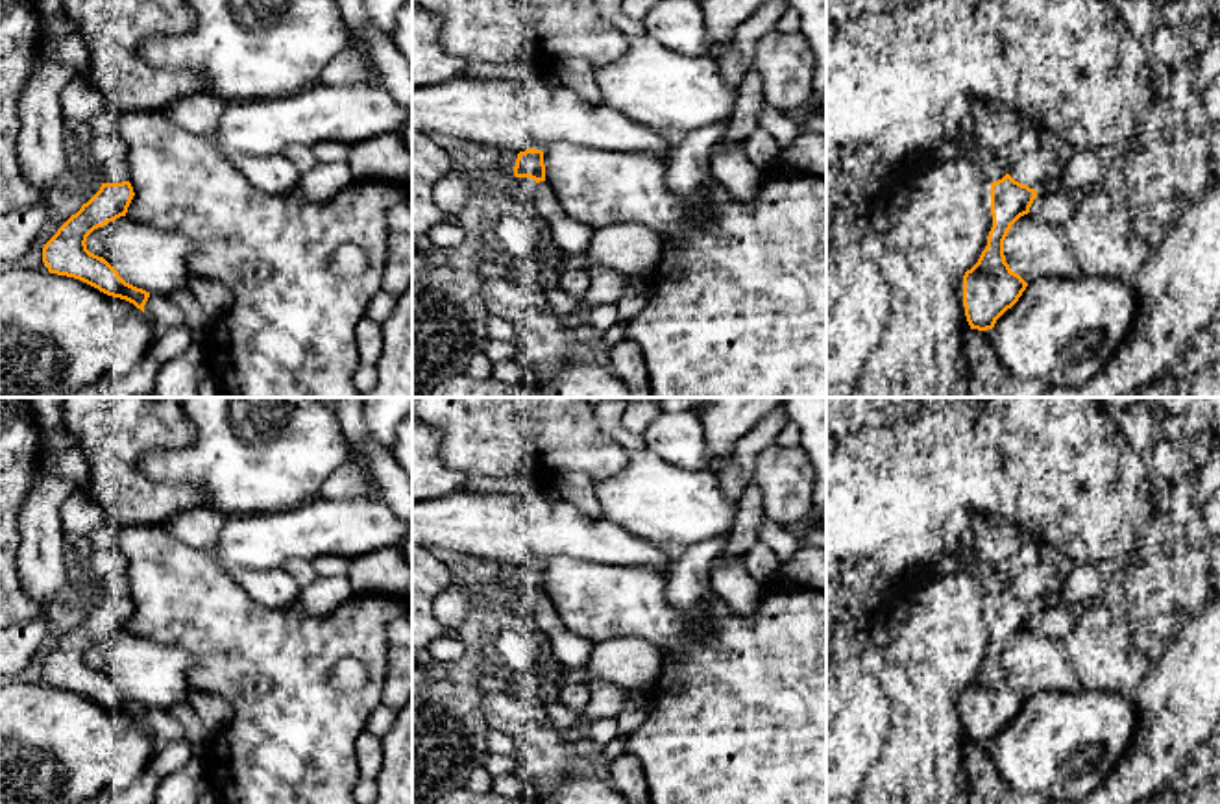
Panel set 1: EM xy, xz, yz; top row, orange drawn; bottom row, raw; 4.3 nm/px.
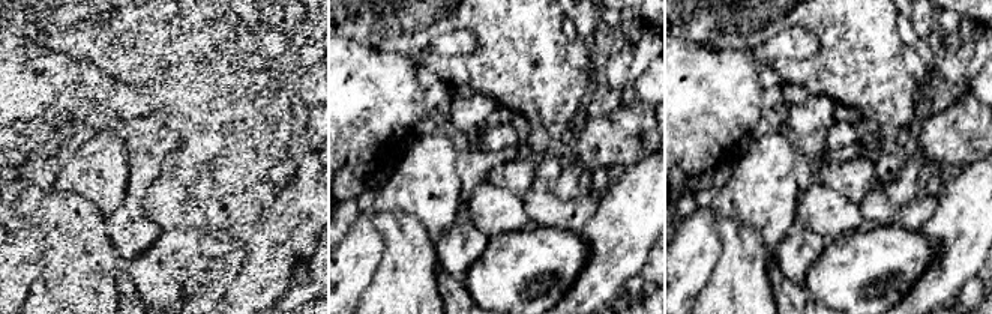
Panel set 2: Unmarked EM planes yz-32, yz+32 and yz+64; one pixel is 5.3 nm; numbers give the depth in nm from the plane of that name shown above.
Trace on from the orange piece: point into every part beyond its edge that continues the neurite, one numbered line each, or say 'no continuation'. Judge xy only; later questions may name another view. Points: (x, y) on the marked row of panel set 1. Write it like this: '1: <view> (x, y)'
1: xy (117, 170)

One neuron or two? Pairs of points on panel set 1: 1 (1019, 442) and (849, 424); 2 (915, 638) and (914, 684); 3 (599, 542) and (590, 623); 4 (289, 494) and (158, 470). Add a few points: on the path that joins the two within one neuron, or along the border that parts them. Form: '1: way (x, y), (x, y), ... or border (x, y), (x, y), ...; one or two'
1: way (976, 431), (965, 424), (891, 424); one
2: border (886, 660), (932, 660), (952, 686); two
3: border (555, 557), (577, 557), (585, 562), (640, 568); two
4: way (256, 470), (191, 470); one

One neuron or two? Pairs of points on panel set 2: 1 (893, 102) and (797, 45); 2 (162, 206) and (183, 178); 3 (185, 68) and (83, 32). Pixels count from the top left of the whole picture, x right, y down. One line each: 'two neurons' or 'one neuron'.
1: two neurons
2: two neurons
3: one neuron

